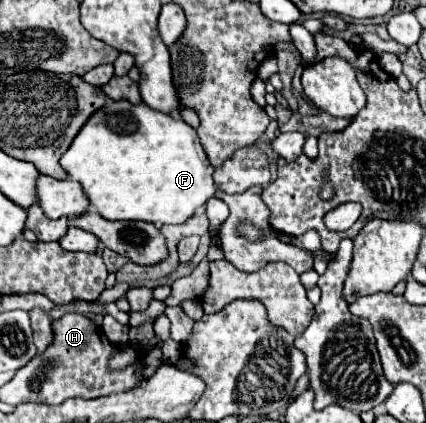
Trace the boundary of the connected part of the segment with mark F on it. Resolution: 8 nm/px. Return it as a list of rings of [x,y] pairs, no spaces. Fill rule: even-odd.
[[[108,99],[106,107],[90,117],[82,131],[74,137],[70,149],[62,157],[64,171],[82,183],[92,209],[108,221],[148,221],[160,225],[180,225],[190,219],[198,207],[214,197],[214,167],[210,165],[196,131],[172,115],[150,109],[144,103],[132,105],[128,101]]]

